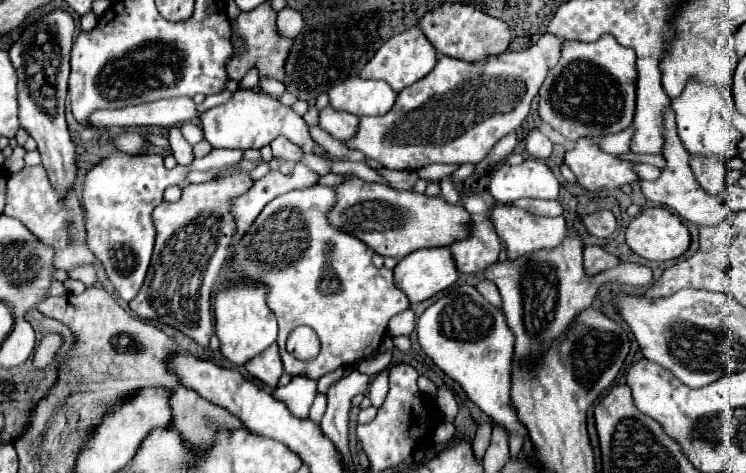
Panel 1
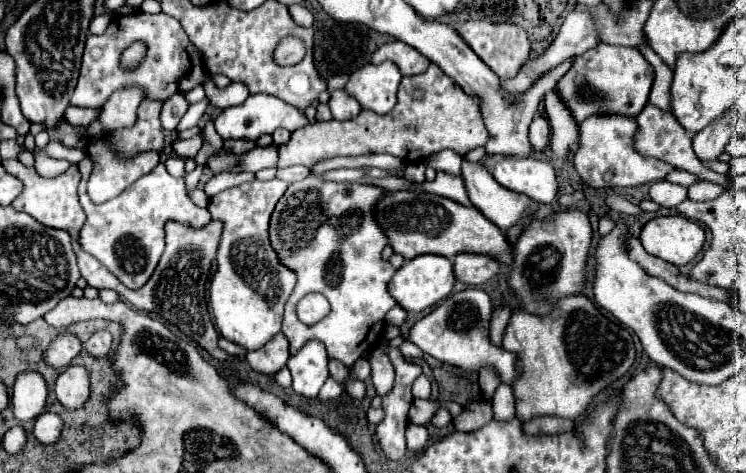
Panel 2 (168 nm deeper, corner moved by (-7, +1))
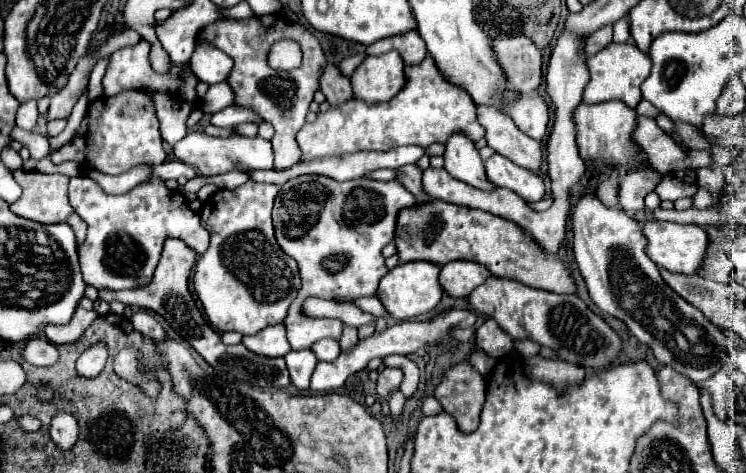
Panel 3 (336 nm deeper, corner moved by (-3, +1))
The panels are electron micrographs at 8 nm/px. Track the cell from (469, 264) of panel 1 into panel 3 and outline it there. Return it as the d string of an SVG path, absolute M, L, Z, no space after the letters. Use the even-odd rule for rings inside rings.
M454 260L440 268L440 284L452 298L466 298L488 276L490 272L486 266L468 260Z

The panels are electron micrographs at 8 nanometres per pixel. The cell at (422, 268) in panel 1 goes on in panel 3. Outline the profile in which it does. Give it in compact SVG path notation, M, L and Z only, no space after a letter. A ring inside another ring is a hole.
M430 262L398 264L396 268L388 270L386 276L382 276L380 286L376 290L376 296L382 302L382 306L386 308L386 312L398 322L422 316L422 314L434 310L434 306L440 302L440 298L444 294L440 284L438 284L438 272L440 272L440 268L436 264L430 264Z

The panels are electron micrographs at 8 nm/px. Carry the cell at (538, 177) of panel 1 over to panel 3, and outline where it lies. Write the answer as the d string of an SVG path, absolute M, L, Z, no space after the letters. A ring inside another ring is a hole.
M494 154L486 162L486 176L498 188L514 190L526 202L538 202L544 196L544 182L530 170L524 170L508 158Z

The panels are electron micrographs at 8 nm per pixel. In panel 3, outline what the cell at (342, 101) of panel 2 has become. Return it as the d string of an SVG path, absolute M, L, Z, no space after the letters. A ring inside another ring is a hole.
M326 64L322 74L320 74L320 90L324 92L324 96L328 98L328 102L332 106L344 104L346 100L352 98L352 84L350 78L344 76L340 72L338 66L334 64Z

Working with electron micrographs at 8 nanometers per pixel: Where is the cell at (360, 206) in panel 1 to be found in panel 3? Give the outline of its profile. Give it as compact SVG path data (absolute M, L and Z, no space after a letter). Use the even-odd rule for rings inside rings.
M434 200L430 204L416 204L414 208L406 208L398 216L396 246L398 246L400 262L424 260L424 262L434 262L436 266L442 266L446 262L462 258L462 260L480 262L494 276L514 278L514 280L520 280L522 284L542 288L542 290L548 290L548 292L554 292L554 294L576 294L576 284L570 276L570 270L564 266L564 262L560 258L542 250L542 246L538 246L538 242L534 244L534 238L524 228L514 224L512 220L504 220L504 218L494 216L490 212L484 212L484 210L474 210L474 208L444 202L444 200Z

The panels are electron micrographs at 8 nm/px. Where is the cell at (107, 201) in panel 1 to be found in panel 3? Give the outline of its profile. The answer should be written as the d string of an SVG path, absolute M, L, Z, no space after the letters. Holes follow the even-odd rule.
M88 176L70 178L70 204L88 224L86 240L78 246L84 280L98 290L142 288L152 282L162 246L168 238L178 238L196 254L204 254L210 242L200 216L190 210L184 194L168 190L160 180L148 180L122 196L106 194Z

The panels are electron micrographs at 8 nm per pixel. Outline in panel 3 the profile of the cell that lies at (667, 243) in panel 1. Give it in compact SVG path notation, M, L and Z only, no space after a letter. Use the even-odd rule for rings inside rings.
M652 220L644 224L644 236L648 238L646 252L660 268L666 268L670 272L680 272L680 274L694 274L704 262L704 254L708 248L708 234L704 228L696 224Z

